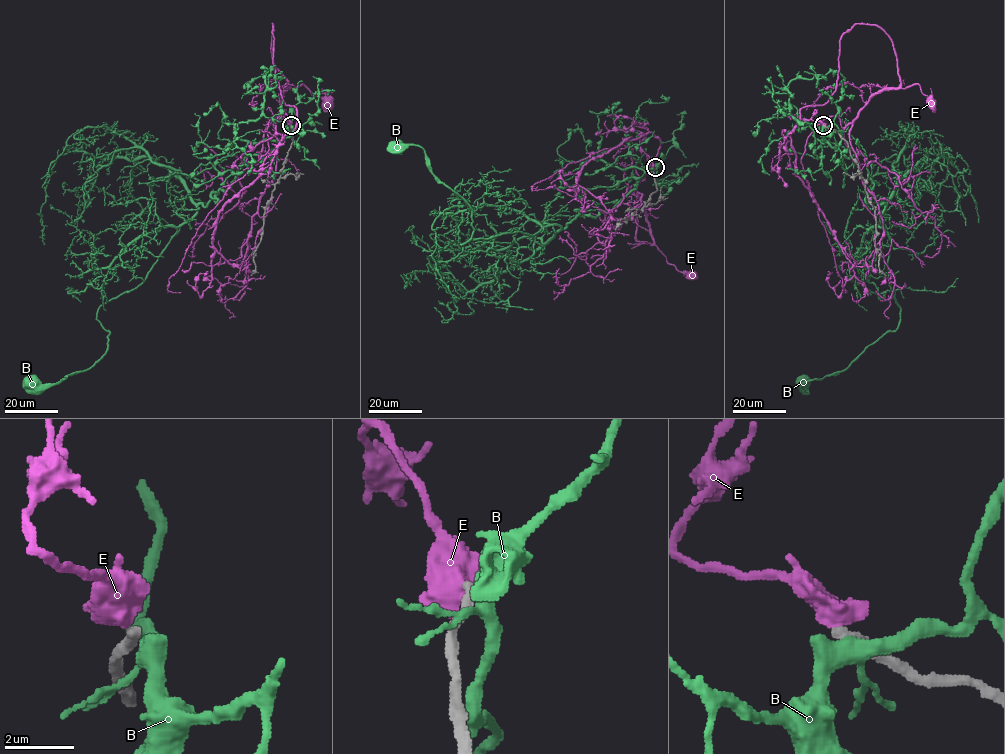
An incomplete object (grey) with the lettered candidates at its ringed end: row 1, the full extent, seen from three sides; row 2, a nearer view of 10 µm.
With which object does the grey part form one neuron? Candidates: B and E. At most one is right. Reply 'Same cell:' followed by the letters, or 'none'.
Same cell: none

